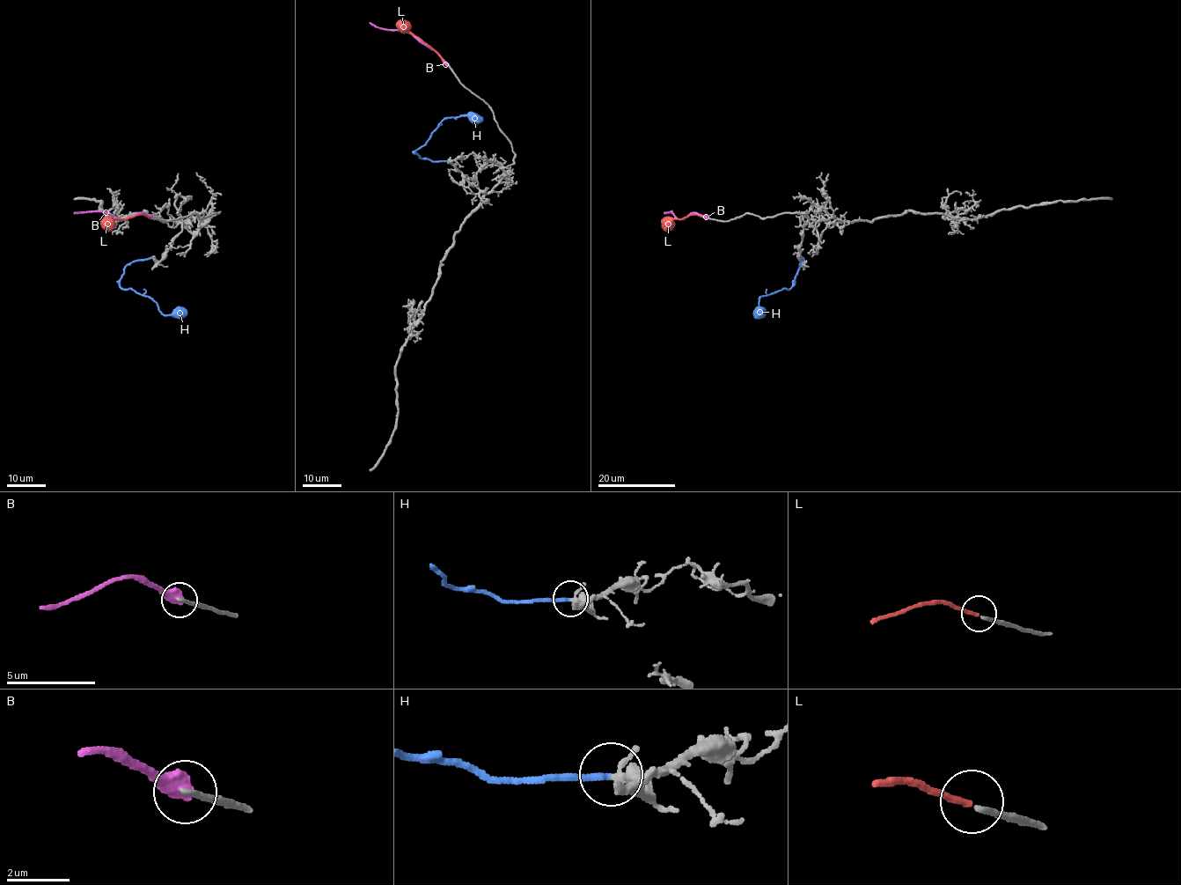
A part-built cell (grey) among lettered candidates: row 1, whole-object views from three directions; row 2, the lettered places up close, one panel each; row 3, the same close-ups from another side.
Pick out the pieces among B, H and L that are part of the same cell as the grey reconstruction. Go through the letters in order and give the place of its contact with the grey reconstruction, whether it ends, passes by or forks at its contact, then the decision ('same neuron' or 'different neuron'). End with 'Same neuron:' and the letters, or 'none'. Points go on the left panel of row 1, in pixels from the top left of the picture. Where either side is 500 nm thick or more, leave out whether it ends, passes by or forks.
B: meets grey at (151, 217); different neuron
H: meets grey at (151, 257); it ends there; different neuron
L: meets grey at (150, 217); it ends there; same neuron
Same neuron: L

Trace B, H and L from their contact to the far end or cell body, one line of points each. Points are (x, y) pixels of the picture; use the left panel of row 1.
B: (151, 217), (139, 212), (124, 219), (103, 211), (73, 212)
H: (151, 257), (135, 260), (126, 266), (119, 285), (150, 298), (164, 314), (187, 312)
L: (150, 217), (136, 215), (124, 219), (107, 218), (103, 225)

